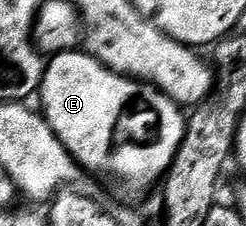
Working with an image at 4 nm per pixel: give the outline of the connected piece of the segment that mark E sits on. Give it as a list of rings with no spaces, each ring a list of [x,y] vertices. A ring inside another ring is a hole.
[[[75,50],[53,55],[47,60],[38,100],[40,99],[41,105],[44,106],[42,114],[48,122],[48,127],[54,129],[62,145],[85,171],[96,177],[109,175],[112,179],[121,179],[122,182],[129,183],[132,187],[148,187],[156,178],[159,180],[172,166],[174,157],[180,148],[182,123],[176,119],[152,119],[152,99],[144,95],[140,99],[140,112],[136,115],[136,124],[128,123],[123,127],[120,122],[123,121],[128,106],[139,97],[140,90],[142,87],[139,82],[123,75],[116,75],[113,71],[103,67],[97,59],[93,59],[91,55]],[[72,66],[81,67],[88,74],[88,79],[68,79],[68,67]]]

